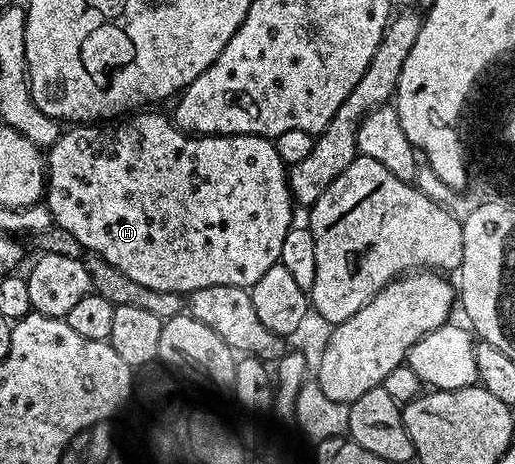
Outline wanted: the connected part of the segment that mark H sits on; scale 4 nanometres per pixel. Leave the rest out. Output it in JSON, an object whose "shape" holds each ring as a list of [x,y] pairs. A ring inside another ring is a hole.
{"shape":[[[135,111],[130,115],[124,116],[122,119],[112,120],[110,123],[72,124],[70,127],[64,128],[62,132],[60,132],[59,138],[49,146],[45,153],[45,164],[47,167],[45,202],[49,211],[52,212],[55,225],[58,226],[58,228],[69,231],[69,235],[73,235],[73,239],[77,239],[77,243],[81,243],[86,252],[95,253],[101,259],[105,259],[113,267],[117,267],[117,269],[125,275],[129,275],[129,279],[133,279],[135,283],[141,283],[143,287],[153,287],[153,291],[169,291],[170,293],[189,295],[201,287],[213,287],[214,285],[232,285],[233,287],[241,287],[242,289],[250,290],[251,286],[257,283],[257,279],[261,279],[261,275],[265,275],[265,271],[269,271],[269,267],[279,264],[281,243],[285,243],[285,235],[293,228],[293,221],[291,221],[291,205],[293,206],[293,198],[289,184],[289,169],[288,166],[283,164],[281,155],[277,153],[274,140],[258,137],[257,135],[233,135],[232,133],[224,133],[222,135],[188,135],[175,124],[174,120],[172,120],[168,114],[166,117],[163,113],[143,112],[147,111]]]}

